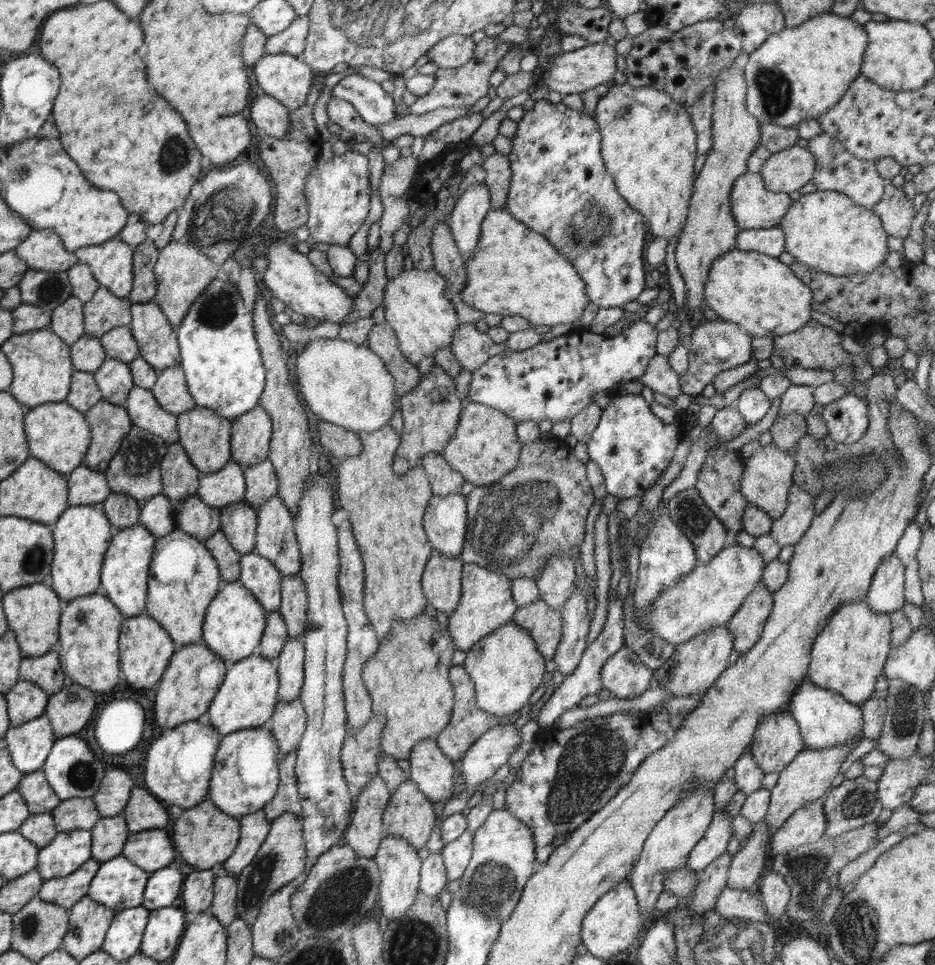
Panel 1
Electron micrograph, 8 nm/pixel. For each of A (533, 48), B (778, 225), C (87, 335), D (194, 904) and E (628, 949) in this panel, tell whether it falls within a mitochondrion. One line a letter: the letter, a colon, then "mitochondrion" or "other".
A: other
B: other
C: other
D: other
E: other

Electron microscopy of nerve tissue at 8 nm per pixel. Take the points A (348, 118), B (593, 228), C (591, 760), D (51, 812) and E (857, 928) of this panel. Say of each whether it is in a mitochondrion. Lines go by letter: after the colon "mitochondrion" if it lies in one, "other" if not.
A: other
B: mitochondrion
C: mitochondrion
D: other
E: mitochondrion

